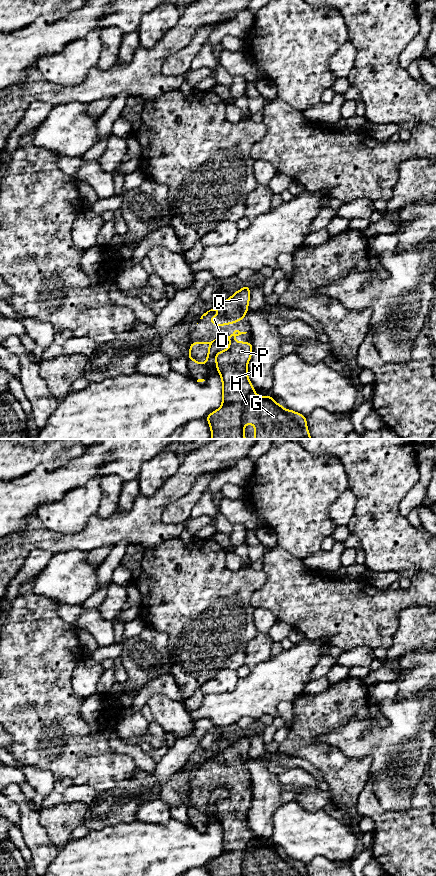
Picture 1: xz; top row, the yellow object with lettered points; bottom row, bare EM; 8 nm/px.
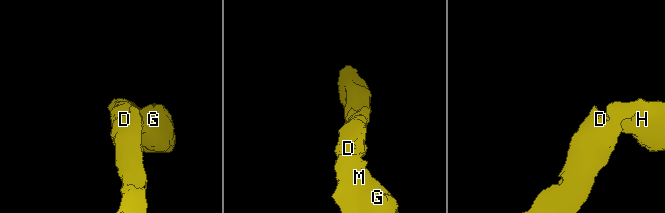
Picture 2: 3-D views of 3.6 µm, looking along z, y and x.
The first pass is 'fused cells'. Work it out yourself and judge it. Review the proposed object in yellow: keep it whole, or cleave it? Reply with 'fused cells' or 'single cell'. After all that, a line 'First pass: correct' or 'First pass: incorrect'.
single cell
First pass: incorrect

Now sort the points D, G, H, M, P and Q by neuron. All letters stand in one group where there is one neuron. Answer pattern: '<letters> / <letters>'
D G H M P Q

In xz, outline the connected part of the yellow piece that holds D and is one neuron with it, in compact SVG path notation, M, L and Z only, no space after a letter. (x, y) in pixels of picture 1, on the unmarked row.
M245 733L242 737L236 739L230 746L204 761L200 767L203 767L210 759L220 759L220 764L212 764L209 770L217 775L225 772L231 773L237 769L244 768L248 760L250 749L250 733Z

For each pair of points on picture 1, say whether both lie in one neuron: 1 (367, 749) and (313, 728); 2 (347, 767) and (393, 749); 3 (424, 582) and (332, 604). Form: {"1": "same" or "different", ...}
{"1": "different", "2": "different", "3": "same"}

